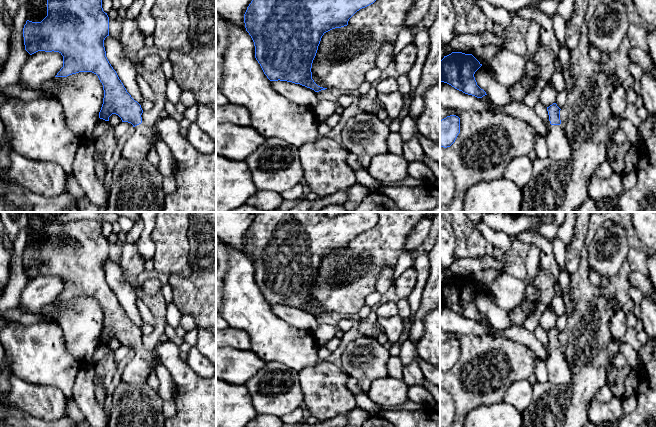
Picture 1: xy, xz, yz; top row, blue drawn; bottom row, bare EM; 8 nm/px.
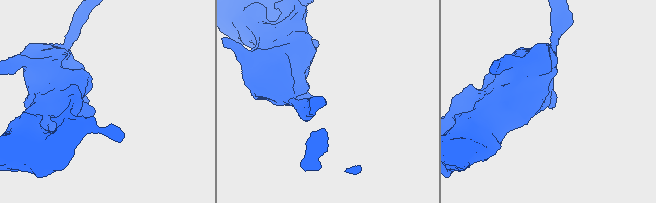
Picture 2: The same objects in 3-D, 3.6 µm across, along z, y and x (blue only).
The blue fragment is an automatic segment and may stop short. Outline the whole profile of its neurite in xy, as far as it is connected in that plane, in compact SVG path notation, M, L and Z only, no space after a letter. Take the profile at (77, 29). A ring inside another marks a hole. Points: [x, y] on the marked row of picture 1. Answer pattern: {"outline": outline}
{"outline": "M47 0L47 16L41 22L27 20L23 28L25 50L30 55L38 51L54 51L59 52L63 56L63 67L55 77L67 77L79 72L92 72L98 76L104 90L99 118L109 121L109 117L112 114L116 114L121 118L122 122L131 123L134 128L126 140L122 150L122 157L126 159L146 159L148 152L155 147L153 139L155 129L148 128L142 124L141 115L143 110L141 105L127 92L116 71L109 63L104 47L104 40L107 36L109 36L109 17L103 11L102 0Z"}

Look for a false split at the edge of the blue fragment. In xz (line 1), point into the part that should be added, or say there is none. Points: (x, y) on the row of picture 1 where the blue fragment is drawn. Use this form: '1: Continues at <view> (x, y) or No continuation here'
1: No continuation here

